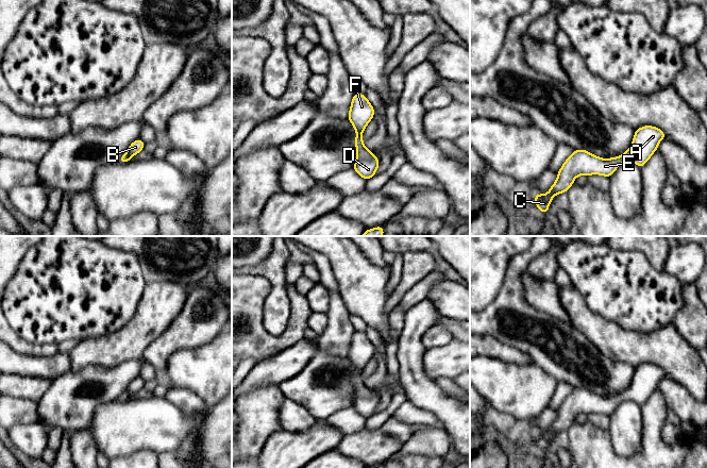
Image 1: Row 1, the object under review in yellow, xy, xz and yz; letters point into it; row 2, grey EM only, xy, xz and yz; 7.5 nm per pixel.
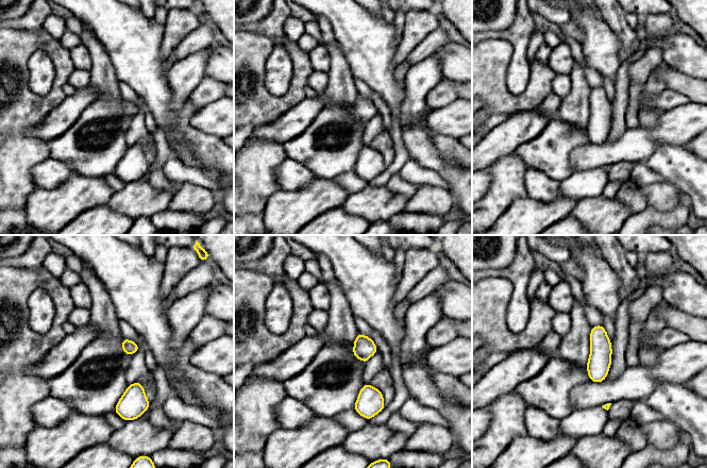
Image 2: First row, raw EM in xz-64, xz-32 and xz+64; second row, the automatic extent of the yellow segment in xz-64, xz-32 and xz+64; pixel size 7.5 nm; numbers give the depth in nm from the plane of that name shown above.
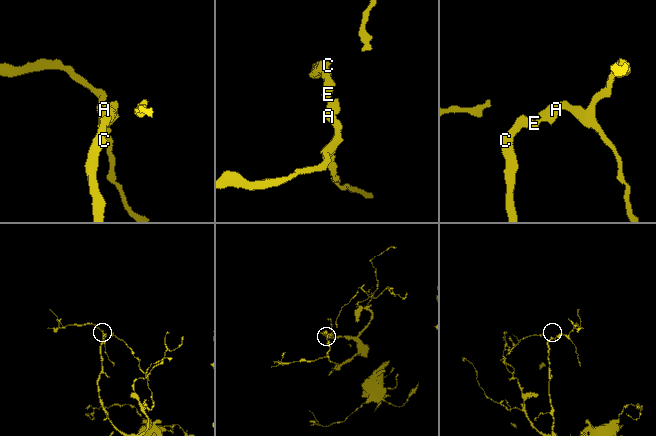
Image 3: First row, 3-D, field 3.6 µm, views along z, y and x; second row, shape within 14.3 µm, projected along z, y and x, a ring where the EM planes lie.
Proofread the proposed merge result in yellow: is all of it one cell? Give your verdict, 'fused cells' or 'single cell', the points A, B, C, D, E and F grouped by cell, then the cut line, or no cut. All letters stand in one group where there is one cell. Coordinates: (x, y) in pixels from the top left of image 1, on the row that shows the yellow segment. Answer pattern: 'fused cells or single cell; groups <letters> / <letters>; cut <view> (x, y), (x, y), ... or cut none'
single cell; groups A B C D E F; cut none

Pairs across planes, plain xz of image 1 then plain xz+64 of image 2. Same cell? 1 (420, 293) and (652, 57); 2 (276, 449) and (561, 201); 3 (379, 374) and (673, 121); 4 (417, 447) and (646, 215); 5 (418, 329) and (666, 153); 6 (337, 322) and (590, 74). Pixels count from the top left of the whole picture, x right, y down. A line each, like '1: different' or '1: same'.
1: same
2: same
3: different
4: same
5: same
6: different

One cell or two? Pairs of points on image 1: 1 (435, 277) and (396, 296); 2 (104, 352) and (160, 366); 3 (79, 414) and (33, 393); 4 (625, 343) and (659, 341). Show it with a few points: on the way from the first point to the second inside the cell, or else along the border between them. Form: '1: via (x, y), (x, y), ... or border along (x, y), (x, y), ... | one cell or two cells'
1: border along (428, 273), (419, 280), (398, 304) | two cells
2: via (118, 351), (146, 352) | one cell
3: border along (51, 381), (47, 390), (37, 401) | two cells
4: via (634, 343), (651, 343) | one cell

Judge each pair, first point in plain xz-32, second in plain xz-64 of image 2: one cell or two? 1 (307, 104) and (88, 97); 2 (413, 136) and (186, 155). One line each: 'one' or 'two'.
1: one
2: one

